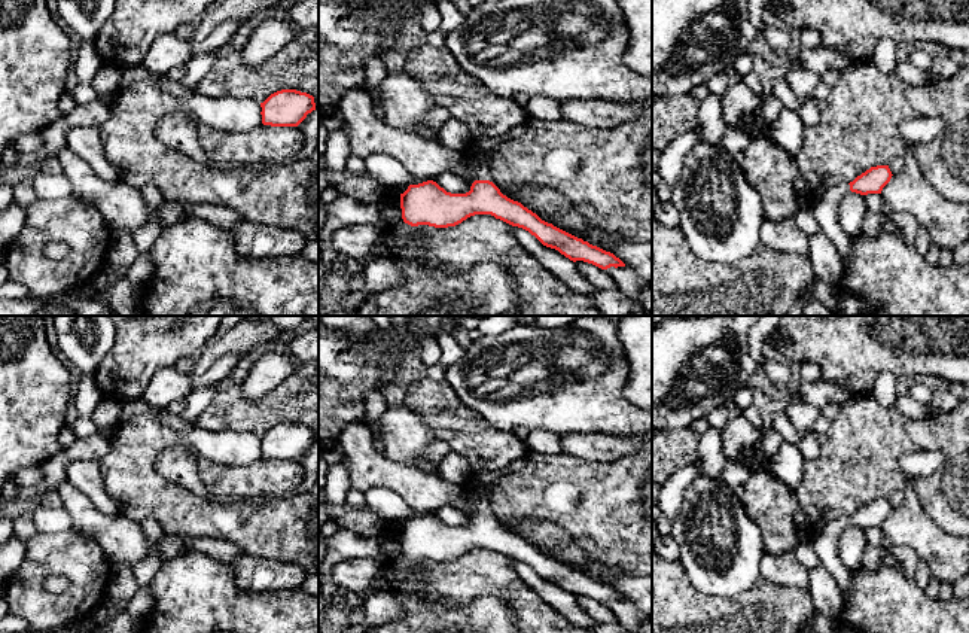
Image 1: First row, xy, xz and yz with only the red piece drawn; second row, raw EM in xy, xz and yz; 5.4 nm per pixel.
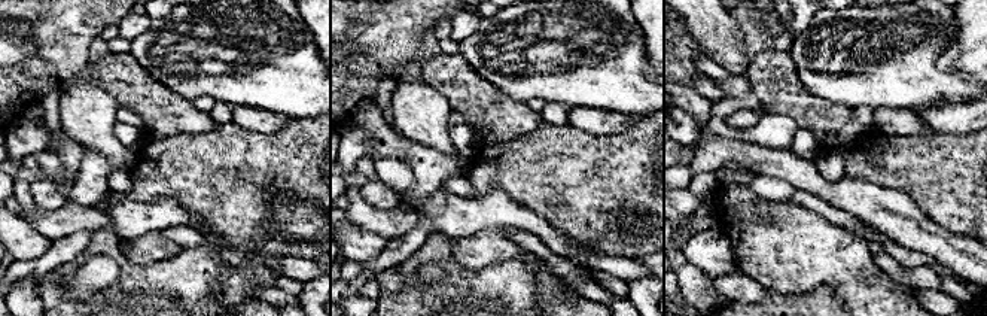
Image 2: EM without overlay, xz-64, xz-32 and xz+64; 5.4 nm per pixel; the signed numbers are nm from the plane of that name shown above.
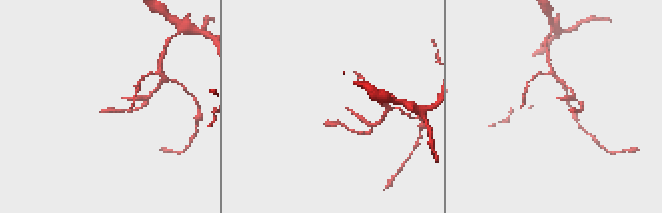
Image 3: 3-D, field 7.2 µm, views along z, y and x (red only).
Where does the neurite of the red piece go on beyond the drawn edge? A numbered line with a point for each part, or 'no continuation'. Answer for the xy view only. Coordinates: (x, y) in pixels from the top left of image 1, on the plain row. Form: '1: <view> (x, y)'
no continuation

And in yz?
1: yz (825, 541)

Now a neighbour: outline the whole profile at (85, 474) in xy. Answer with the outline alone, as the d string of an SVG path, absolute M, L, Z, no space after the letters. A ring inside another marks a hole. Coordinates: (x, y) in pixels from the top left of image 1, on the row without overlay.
M79 459L67 468L68 480L106 515L119 515L119 508L104 490L100 460Z

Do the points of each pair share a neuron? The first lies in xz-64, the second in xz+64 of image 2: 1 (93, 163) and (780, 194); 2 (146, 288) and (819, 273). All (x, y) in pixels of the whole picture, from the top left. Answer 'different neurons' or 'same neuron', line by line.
1: different neurons
2: different neurons

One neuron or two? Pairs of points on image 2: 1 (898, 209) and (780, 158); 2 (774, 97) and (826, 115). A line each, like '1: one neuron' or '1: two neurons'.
1: one neuron
2: one neuron

